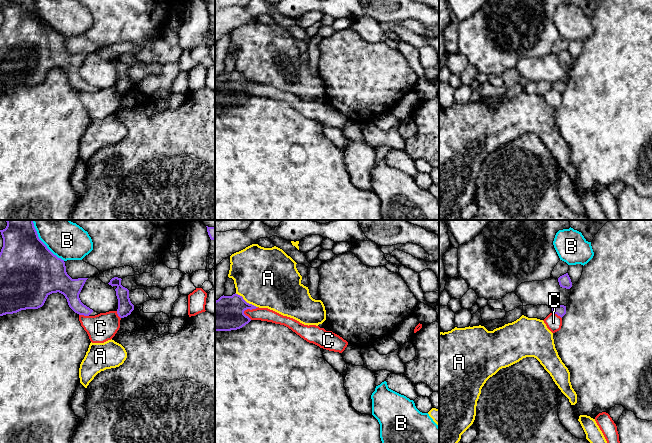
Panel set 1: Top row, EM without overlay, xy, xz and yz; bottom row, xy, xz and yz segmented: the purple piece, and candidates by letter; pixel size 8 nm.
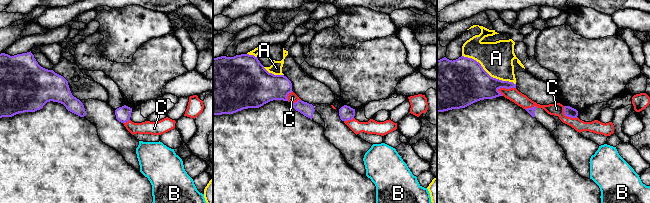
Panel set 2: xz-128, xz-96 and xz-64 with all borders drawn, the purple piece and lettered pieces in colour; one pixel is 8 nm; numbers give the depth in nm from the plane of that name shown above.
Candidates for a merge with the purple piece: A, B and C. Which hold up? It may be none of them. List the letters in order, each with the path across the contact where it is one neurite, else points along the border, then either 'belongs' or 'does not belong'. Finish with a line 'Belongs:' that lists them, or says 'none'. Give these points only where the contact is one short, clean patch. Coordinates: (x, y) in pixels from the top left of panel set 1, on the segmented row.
A: does not belong
B: does not belong
C: does not belong
Belongs: none

